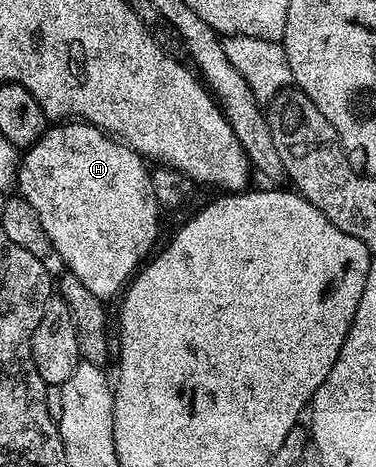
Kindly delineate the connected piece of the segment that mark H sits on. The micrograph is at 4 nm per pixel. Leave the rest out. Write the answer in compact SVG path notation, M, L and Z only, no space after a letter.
M56 123L45 129L44 134L30 148L23 150L20 158L20 170L16 176L16 189L19 196L24 197L26 203L30 203L30 207L34 207L34 211L38 211L38 219L42 219L42 231L46 231L46 235L50 235L50 243L64 261L67 272L78 275L78 279L82 279L82 284L89 291L94 291L94 295L98 295L101 299L109 299L108 297L114 296L116 292L119 294L129 284L130 278L137 272L141 262L157 248L156 236L160 233L162 207L154 195L152 174L145 158L133 151L130 146L125 145L124 142L116 140L115 137L105 133L102 129L97 129L94 125L87 123Z

